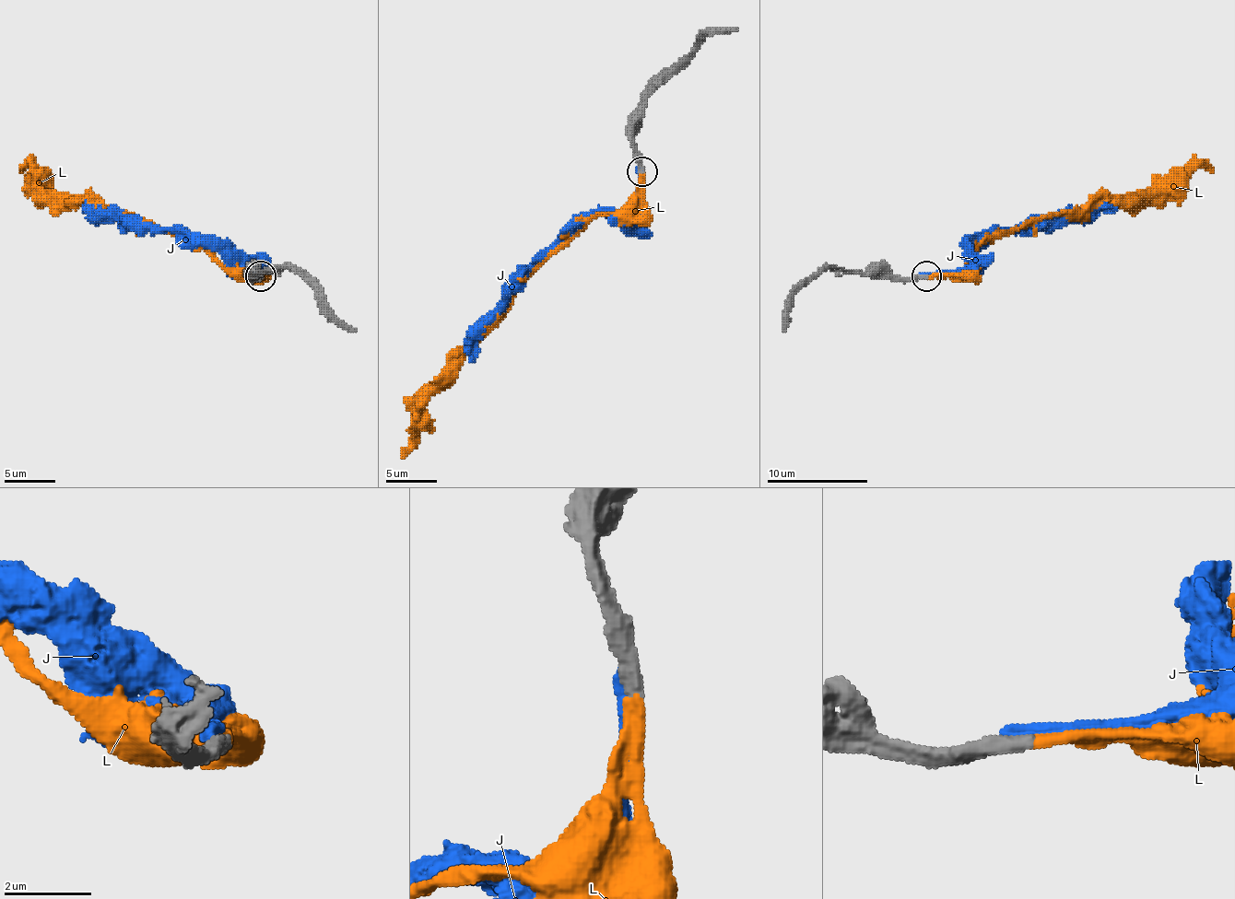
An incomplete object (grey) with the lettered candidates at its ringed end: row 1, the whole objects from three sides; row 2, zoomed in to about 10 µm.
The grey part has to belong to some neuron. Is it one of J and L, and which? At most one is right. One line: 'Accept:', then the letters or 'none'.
Accept: L

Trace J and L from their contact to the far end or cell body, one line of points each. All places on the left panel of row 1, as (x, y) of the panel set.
J: (257, 275), (250, 265), (234, 262), (222, 251), (194, 248), (169, 230), (123, 225), (95, 207), (88, 210)
L: (260, 275), (241, 273), (194, 240), (138, 217), (105, 215), (88, 200), (55, 200), (29, 167), (19, 172)

